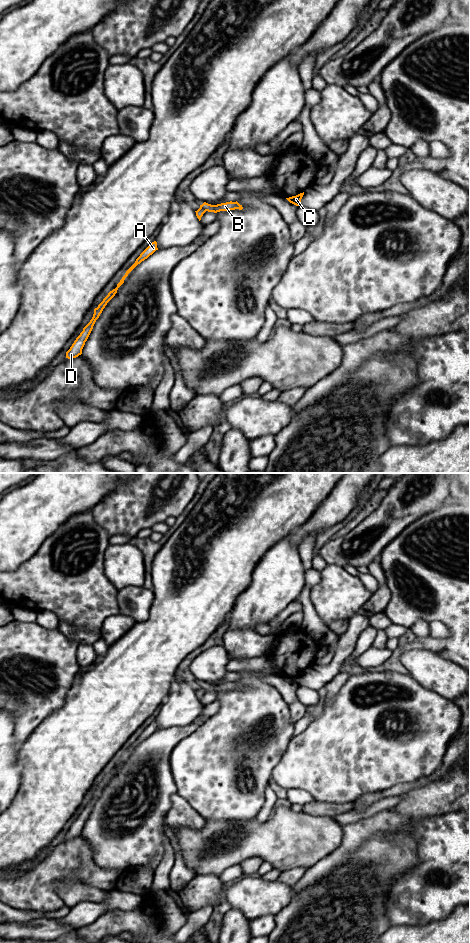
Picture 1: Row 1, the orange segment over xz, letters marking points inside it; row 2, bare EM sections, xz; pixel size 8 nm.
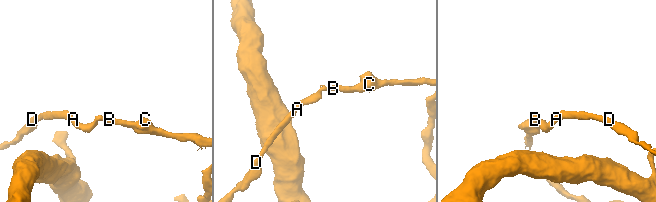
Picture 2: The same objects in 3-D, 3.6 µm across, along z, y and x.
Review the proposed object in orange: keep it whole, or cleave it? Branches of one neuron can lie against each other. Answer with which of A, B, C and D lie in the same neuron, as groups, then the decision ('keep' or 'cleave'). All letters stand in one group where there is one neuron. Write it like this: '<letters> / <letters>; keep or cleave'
A D / B C; cleave

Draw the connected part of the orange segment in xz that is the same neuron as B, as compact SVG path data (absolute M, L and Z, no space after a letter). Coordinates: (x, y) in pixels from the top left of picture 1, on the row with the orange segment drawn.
M230 201L230 202L221 203L217 205L211 205L211 204L204 202L202 205L200 205L200 207L202 207L208 212L214 212L214 213L217 213L220 211L230 211L230 210L235 210L235 209L242 210L243 209L242 205L240 205L237 201L236 202Z

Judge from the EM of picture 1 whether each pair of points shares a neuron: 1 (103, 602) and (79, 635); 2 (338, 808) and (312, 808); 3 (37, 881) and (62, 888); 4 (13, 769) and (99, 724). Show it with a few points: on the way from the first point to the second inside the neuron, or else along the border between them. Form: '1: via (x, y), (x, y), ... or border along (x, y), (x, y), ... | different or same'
1: border along (69, 624), (80, 629), (96, 630), (98, 632) | different
2: via (332, 808), (318, 808) | same
3: border along (77, 878), (55, 882), (65, 904) | different
4: border along (22, 743), (18, 753), (18, 788) | different

